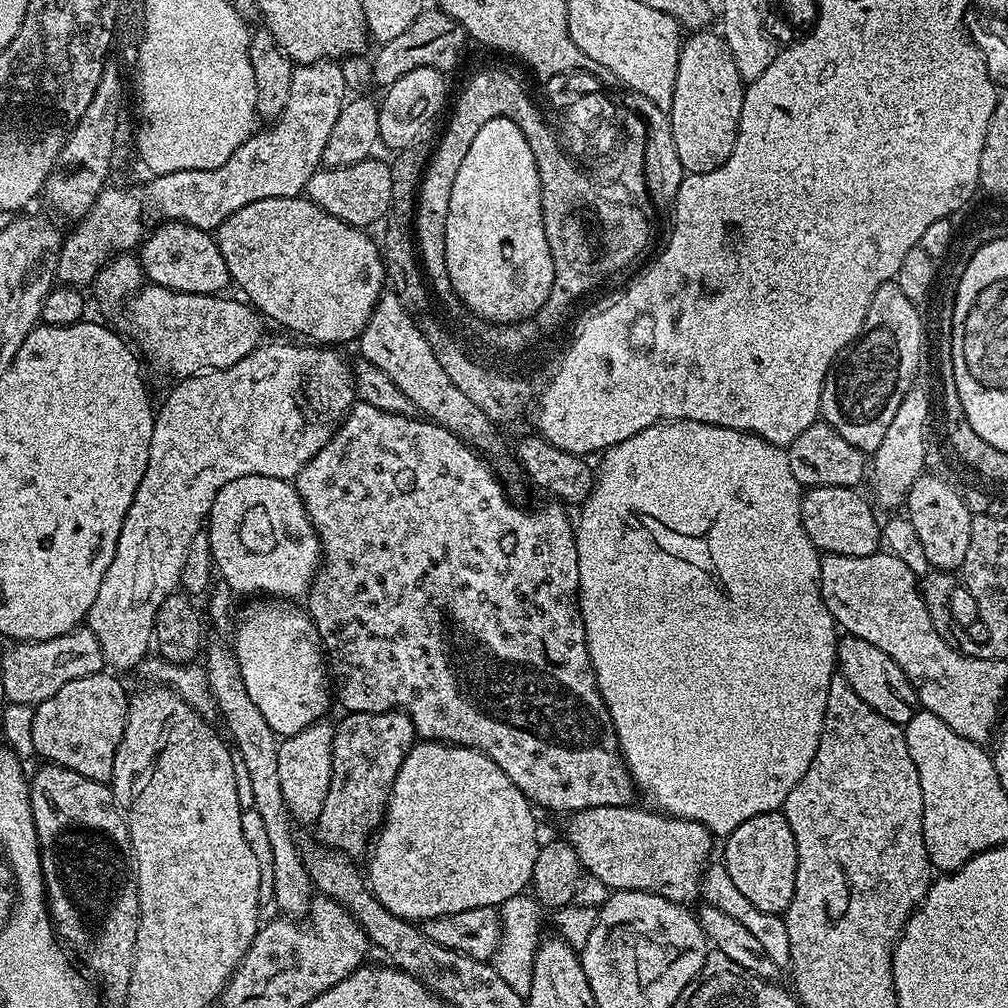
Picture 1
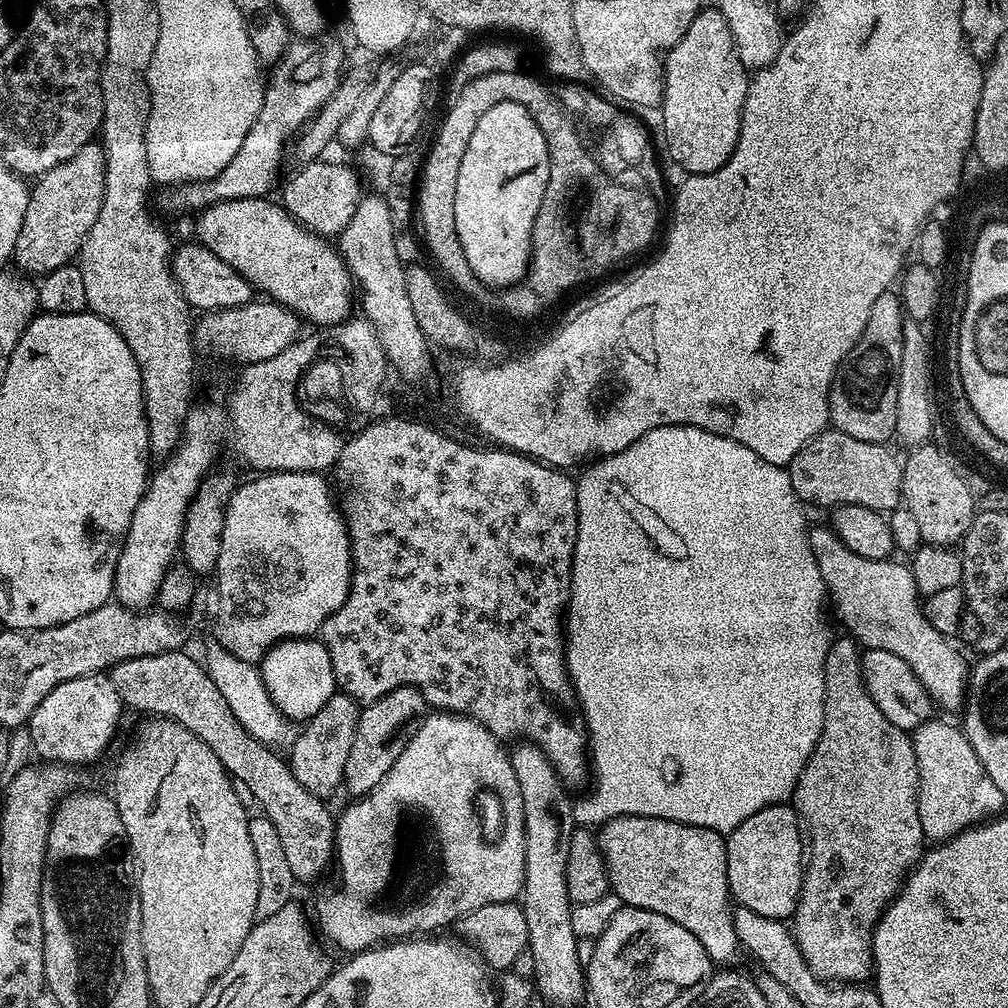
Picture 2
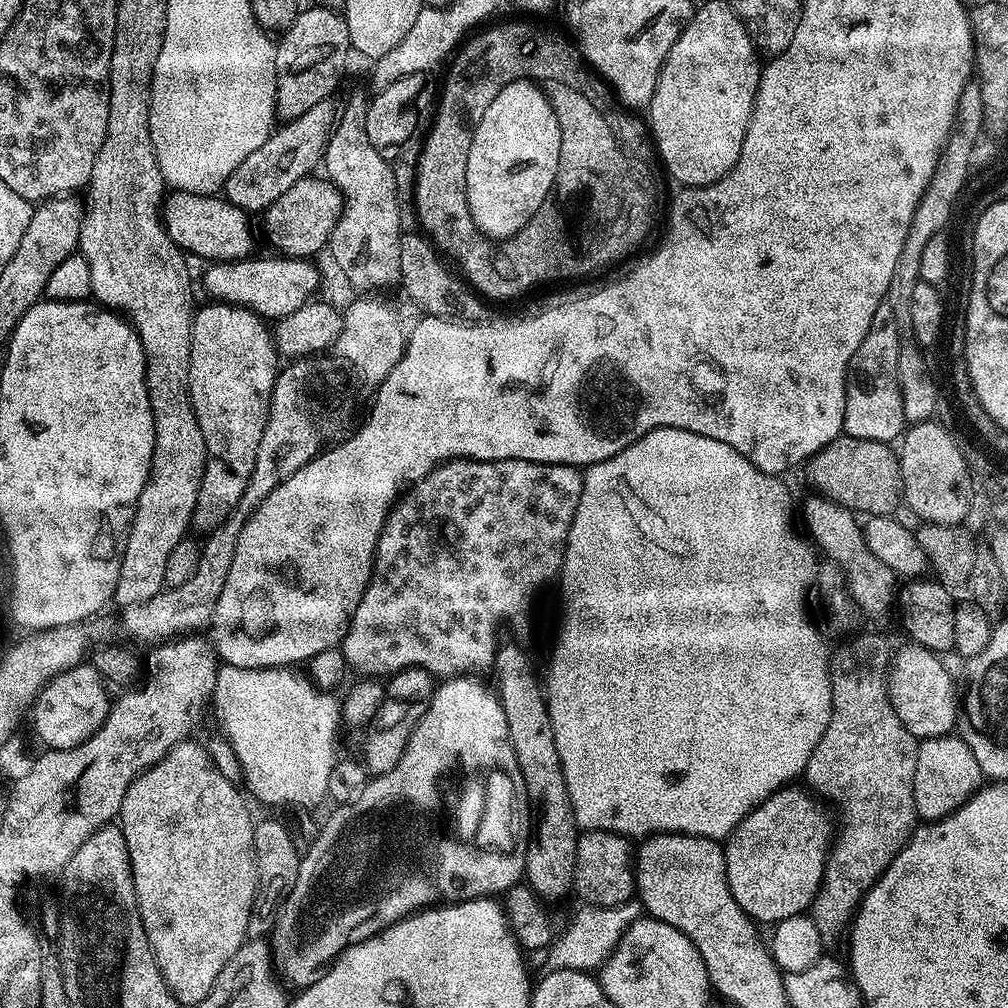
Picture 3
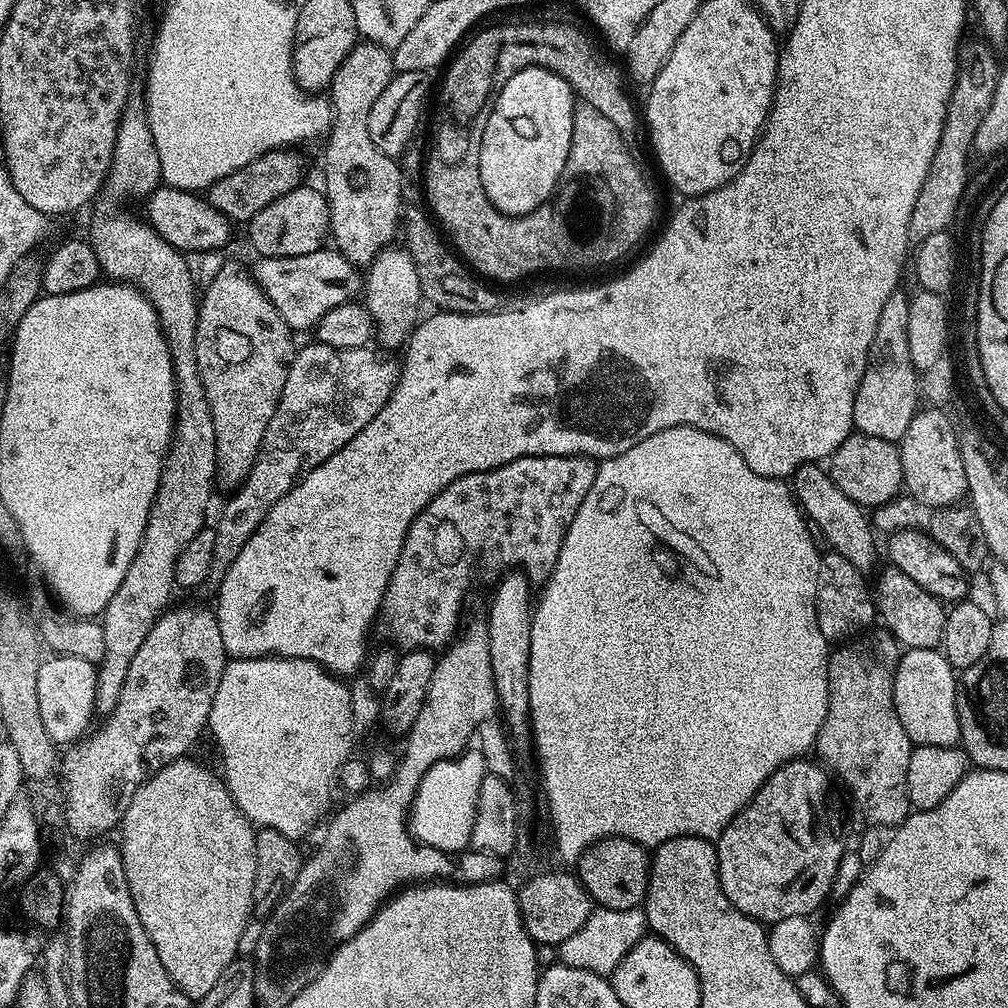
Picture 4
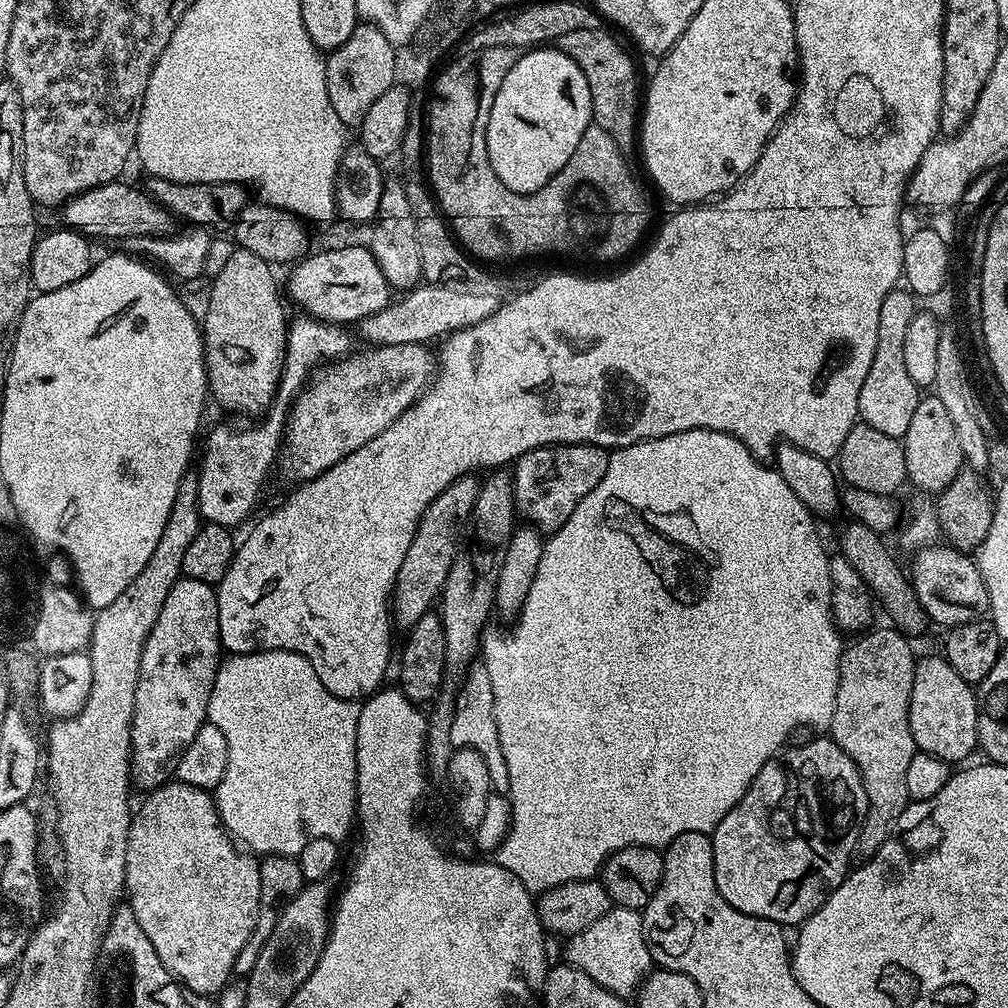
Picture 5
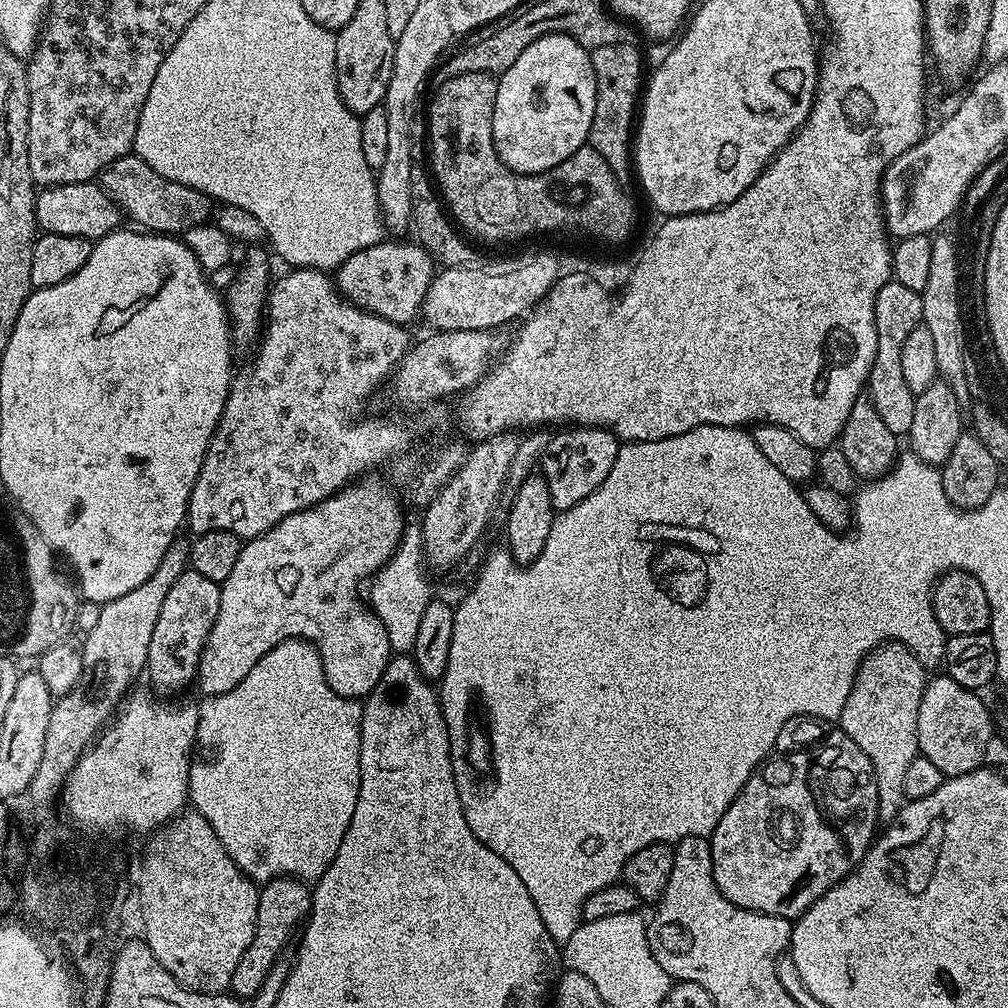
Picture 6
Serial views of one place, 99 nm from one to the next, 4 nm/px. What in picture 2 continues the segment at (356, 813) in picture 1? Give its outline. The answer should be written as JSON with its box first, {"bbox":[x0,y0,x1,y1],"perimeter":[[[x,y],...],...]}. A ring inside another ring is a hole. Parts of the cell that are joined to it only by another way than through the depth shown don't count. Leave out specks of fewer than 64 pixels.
{"bbox":[343,688,429,797],"perimeter":[[[395,688],[382,698],[365,703],[359,709],[357,730],[354,734],[353,746],[346,758],[343,783],[353,792],[353,797],[367,796],[386,778],[390,766],[398,762],[398,754],[408,745],[408,739],[419,730],[424,723],[429,704],[416,688]]]}

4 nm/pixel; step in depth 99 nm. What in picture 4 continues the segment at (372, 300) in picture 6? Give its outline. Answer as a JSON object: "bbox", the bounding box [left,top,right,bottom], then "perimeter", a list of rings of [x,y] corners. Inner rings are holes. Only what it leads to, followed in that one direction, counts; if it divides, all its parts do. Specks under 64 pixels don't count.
{"bbox":[251,246,362,330],"perimeter":[[[328,246],[297,256],[262,256],[255,262],[251,277],[292,330],[315,329],[326,313],[355,301],[362,292],[361,269]]]}

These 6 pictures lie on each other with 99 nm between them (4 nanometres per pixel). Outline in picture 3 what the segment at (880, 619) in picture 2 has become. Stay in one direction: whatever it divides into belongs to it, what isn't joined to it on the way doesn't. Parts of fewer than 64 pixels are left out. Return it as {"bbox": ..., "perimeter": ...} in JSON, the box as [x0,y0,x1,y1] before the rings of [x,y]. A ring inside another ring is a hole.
{"bbox":[804,494,898,616],"perimeter":[[[812,494],[804,504],[804,524],[808,527],[807,535],[811,543],[821,553],[824,551],[824,556],[844,573],[852,603],[861,613],[864,611],[868,616],[884,616],[891,608],[893,611],[898,596],[898,577],[882,562],[878,562],[874,554],[870,554],[864,541],[861,521],[850,509],[819,494]]]}

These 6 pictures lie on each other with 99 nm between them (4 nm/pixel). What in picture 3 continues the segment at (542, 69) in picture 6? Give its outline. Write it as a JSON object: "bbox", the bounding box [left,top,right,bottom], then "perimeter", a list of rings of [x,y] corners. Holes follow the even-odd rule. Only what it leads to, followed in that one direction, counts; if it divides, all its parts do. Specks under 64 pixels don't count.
{"bbox":[464,80,562,242],"perimeter":[[[512,80],[506,86],[502,86],[502,90],[498,90],[498,94],[494,98],[494,102],[490,102],[490,106],[486,106],[484,111],[479,113],[478,119],[472,128],[472,142],[468,157],[466,158],[466,182],[464,183],[464,193],[468,199],[468,212],[472,216],[473,222],[476,224],[477,232],[483,234],[489,241],[503,242],[522,231],[526,226],[526,222],[530,222],[530,218],[534,218],[534,214],[542,206],[542,202],[546,202],[546,198],[552,195],[552,184],[556,181],[556,175],[560,169],[560,147],[562,146],[562,134],[558,130],[558,118],[554,114],[554,110],[550,106],[547,95],[543,91],[540,92],[527,80]]]}

